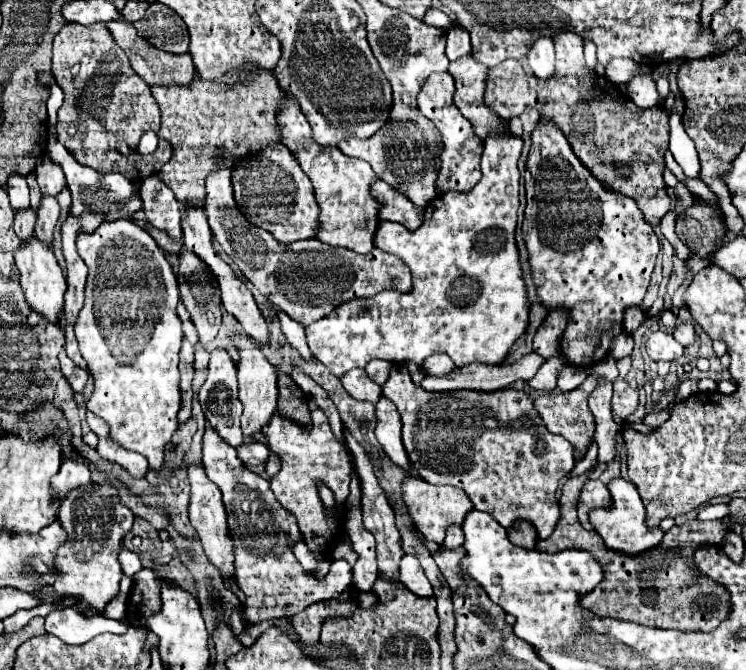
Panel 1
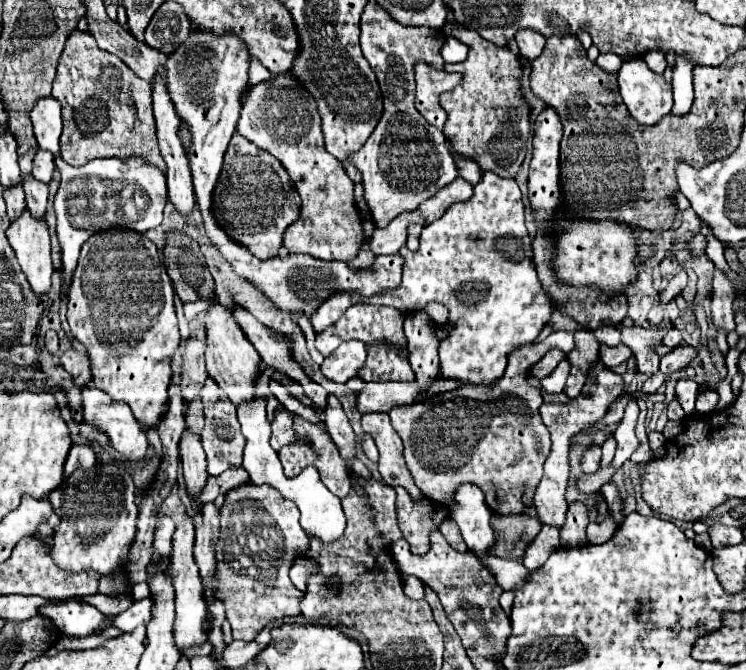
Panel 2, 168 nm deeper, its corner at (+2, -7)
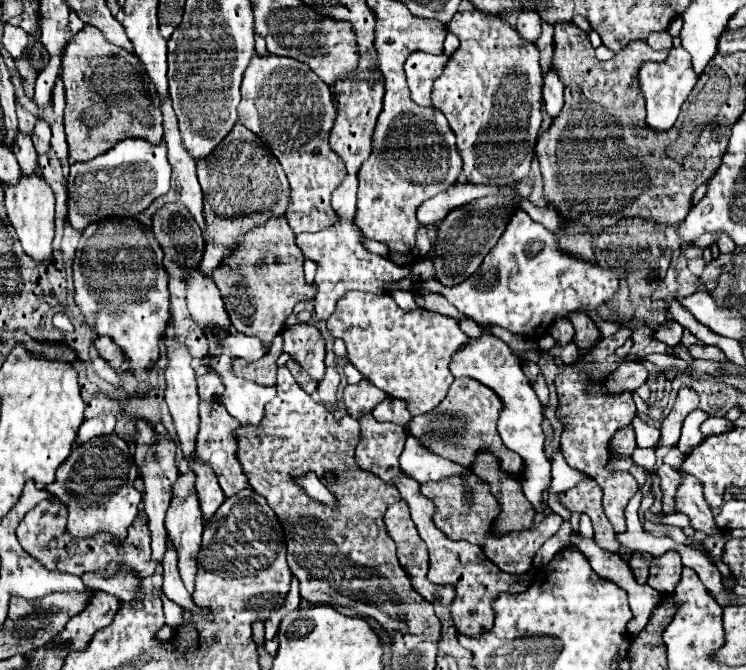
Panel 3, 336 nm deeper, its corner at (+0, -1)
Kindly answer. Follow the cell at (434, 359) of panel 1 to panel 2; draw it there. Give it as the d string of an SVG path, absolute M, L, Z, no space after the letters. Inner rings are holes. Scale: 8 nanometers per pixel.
M413 312L405 318L405 336L409 342L409 364L417 376L419 392L427 392L439 376L439 342L431 328L435 324L425 312Z

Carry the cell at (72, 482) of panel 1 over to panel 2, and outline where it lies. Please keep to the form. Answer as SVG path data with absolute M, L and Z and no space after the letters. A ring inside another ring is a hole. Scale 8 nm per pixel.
M81 442L81 444L73 444L69 458L65 462L65 476L71 474L71 470L87 470L97 462L97 452L91 444Z

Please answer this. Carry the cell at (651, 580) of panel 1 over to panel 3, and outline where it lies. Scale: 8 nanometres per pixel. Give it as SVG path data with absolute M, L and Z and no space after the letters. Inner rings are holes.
M631 426L621 428L619 432L615 432L615 436L609 442L609 450L613 450L615 454L627 454L631 456L635 450L635 430ZM629 430L629 432L625 432Z

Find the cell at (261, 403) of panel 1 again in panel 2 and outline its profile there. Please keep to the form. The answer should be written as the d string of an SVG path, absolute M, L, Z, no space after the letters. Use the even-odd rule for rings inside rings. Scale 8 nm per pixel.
M213 304L209 312L205 314L205 334L207 334L207 348L205 348L205 362L209 376L223 388L223 392L231 398L233 404L251 400L255 396L255 382L257 372L261 364L261 356L253 348L253 344L247 340L241 326L237 326L233 310Z

